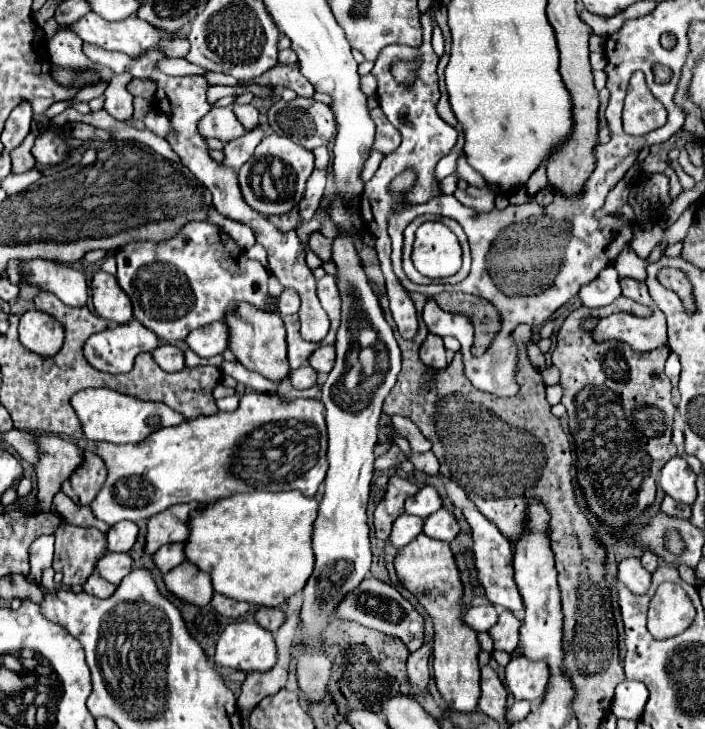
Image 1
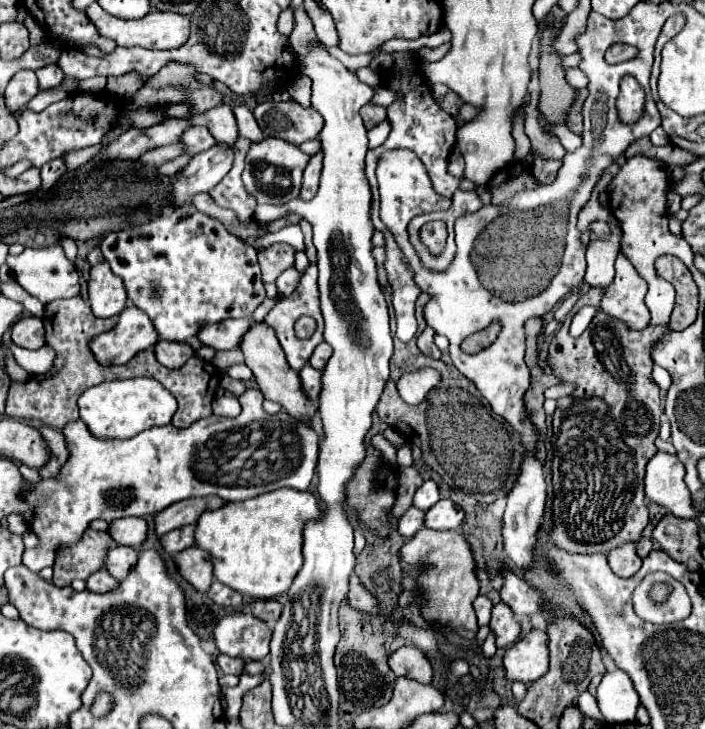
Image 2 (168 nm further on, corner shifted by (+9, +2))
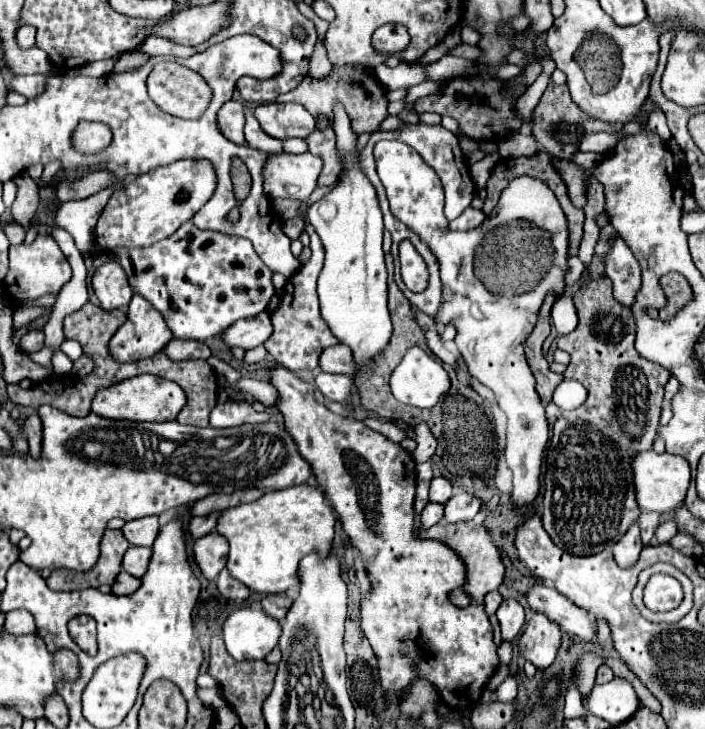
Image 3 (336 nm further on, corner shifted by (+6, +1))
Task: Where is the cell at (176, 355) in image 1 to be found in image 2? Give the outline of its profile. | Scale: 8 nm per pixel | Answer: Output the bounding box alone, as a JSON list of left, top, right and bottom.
[153,341,195,369]

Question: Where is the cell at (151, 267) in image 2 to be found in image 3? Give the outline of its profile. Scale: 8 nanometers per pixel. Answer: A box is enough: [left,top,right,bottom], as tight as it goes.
[116,222,274,340]

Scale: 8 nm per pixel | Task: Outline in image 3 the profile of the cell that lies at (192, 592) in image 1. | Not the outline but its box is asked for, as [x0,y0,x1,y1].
[194,530,228,580]

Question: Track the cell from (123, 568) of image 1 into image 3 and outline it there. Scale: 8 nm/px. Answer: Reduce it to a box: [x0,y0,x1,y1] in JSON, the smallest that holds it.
[122,546,152,578]

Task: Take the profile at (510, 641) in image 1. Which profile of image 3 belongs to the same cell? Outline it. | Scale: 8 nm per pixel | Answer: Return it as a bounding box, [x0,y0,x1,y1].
[496,600,524,642]

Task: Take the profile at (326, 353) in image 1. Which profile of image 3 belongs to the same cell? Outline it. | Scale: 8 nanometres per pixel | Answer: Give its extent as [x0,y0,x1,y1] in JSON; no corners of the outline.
[320,344,356,374]

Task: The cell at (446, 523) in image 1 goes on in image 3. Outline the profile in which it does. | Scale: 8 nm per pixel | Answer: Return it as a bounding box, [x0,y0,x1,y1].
[442,492,482,524]

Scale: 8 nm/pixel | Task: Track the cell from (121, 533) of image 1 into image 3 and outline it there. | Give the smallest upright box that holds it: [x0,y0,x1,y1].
[122,516,160,546]

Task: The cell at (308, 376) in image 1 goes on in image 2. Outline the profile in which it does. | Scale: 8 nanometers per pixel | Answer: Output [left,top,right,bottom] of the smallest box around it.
[299,365,321,399]

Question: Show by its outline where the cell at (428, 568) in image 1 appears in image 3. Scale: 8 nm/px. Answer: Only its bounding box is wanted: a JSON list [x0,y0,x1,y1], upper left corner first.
[420,520,504,602]

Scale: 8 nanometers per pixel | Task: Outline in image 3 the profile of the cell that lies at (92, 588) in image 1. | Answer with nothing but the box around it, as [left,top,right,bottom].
[112,572,142,596]

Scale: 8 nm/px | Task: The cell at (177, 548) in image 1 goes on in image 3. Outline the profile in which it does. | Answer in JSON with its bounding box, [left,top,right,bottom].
[190,512,222,538]

